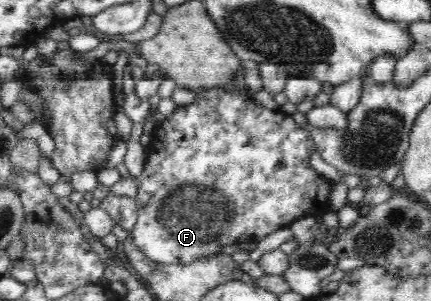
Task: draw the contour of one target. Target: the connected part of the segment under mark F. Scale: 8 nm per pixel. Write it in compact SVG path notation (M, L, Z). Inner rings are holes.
M229 82L225 86L216 86L208 91L200 91L198 93L198 101L192 105L182 105L174 111L174 115L170 119L166 119L164 123L160 123L158 131L151 137L151 143L147 149L147 161L144 172L140 178L136 180L136 203L138 206L138 217L136 225L130 230L133 243L140 248L148 259L160 262L162 264L190 264L196 259L202 257L216 256L220 253L222 245L234 245L241 242L254 242L254 239L260 239L288 223L292 223L298 217L308 217L308 215L324 215L328 213L328 197L330 197L330 183L326 179L322 179L312 167L310 167L310 153L317 151L316 143L312 140L308 131L300 129L293 117L281 113L274 113L267 107L256 103L255 99L248 94L248 86L245 82L234 84Z

